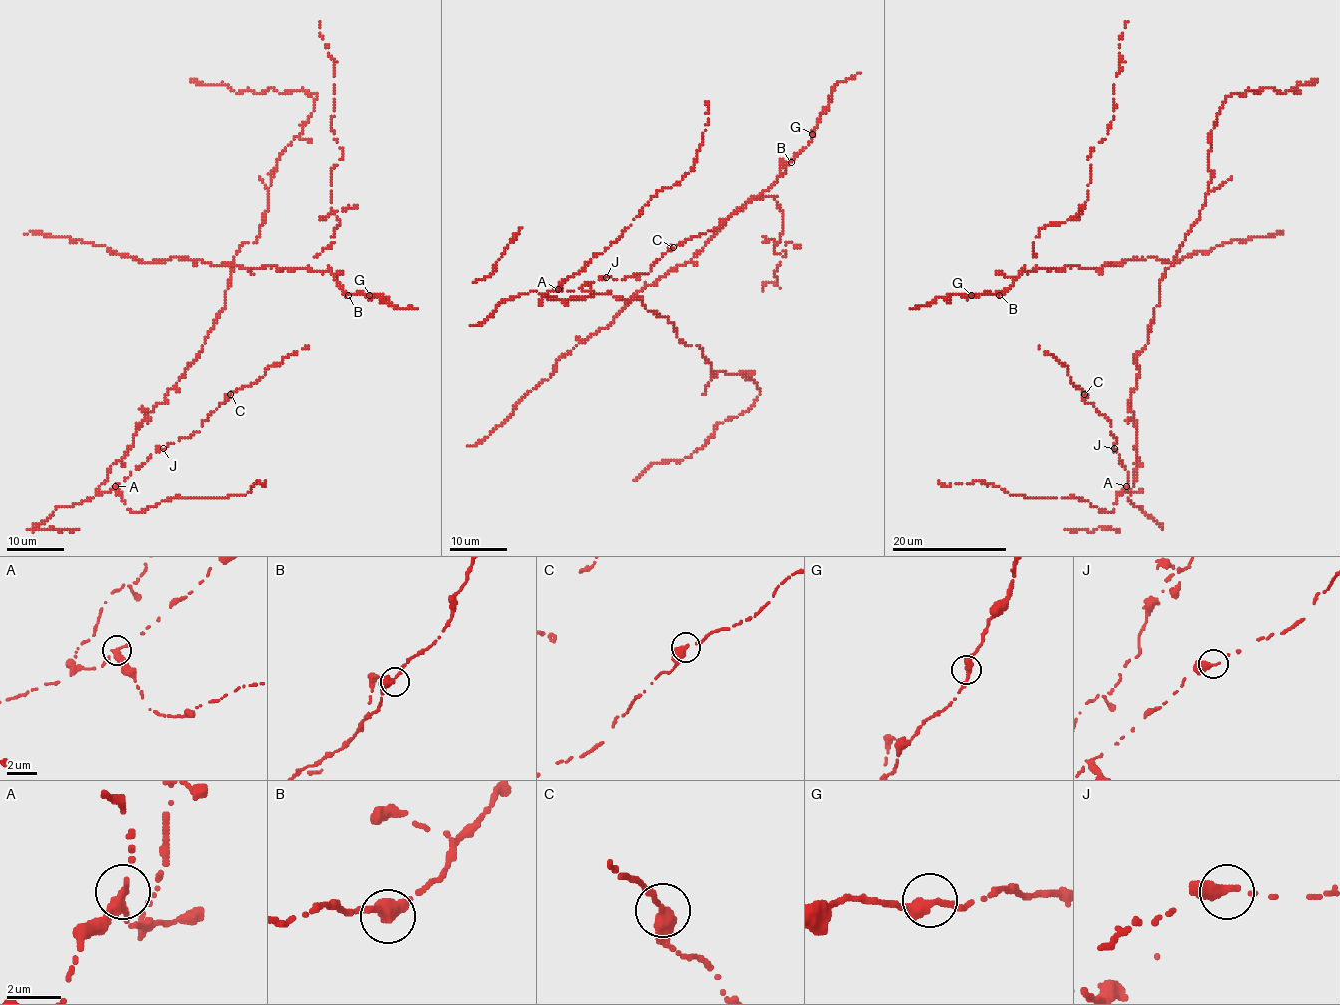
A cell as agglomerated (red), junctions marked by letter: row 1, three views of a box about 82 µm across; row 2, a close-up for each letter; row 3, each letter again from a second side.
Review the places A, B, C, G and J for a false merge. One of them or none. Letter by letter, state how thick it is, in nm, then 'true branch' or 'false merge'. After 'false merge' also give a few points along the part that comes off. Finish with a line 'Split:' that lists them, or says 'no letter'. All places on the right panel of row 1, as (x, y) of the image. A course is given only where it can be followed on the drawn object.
A: calibre 340 nm; false merge; course (1126, 486), (1111, 511), (1100, 510), (1074, 497), (1028, 498), (984, 481), (944, 486), (939, 481)
B: calibre 360 nm; true branch
C: calibre 360 nm; true branch
G: calibre 360 nm; true branch
J: calibre 320 nm; true branch
Split: A

